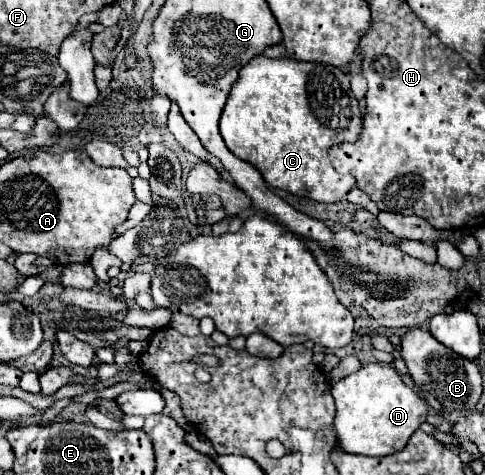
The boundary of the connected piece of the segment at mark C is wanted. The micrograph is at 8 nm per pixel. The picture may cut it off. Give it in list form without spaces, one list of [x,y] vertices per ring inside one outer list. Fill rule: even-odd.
[[[264,55],[254,57],[240,69],[240,77],[232,85],[230,97],[220,117],[220,133],[226,147],[236,157],[252,163],[262,173],[268,185],[322,203],[336,203],[344,199],[344,195],[356,185],[354,177],[336,173],[326,151],[332,145],[356,141],[360,129],[360,107],[358,101],[352,97],[350,79],[344,69],[292,59],[268,59]]]

